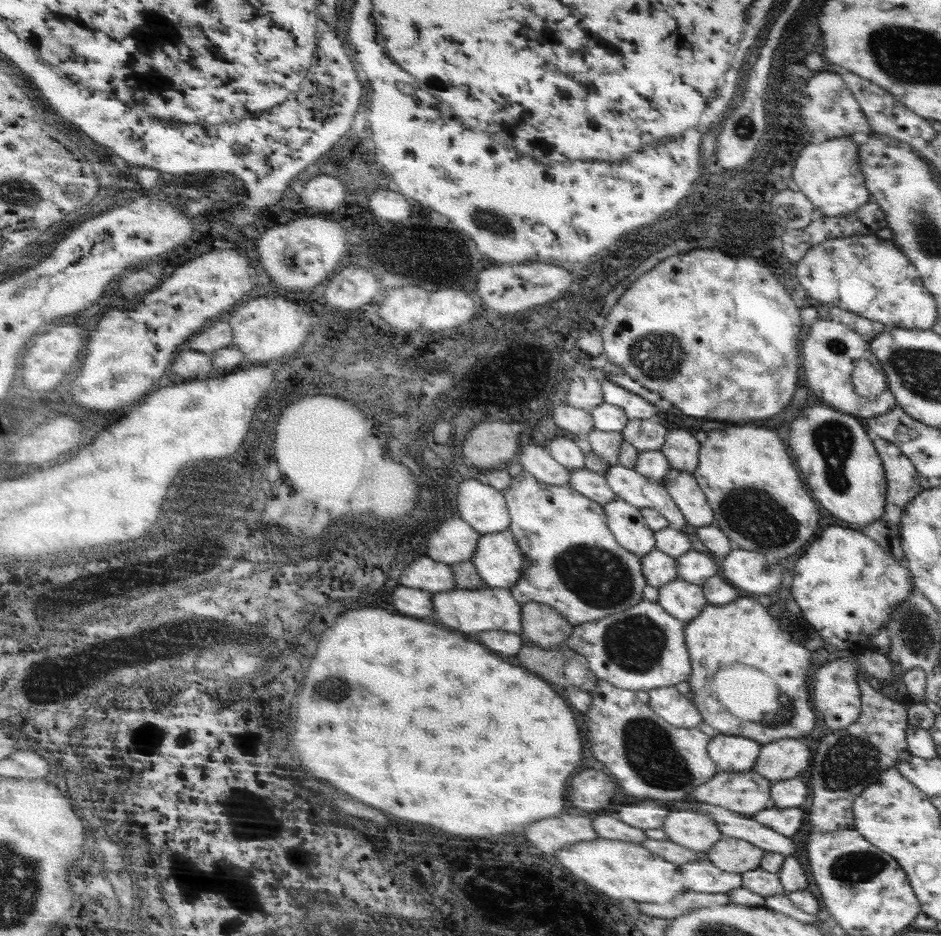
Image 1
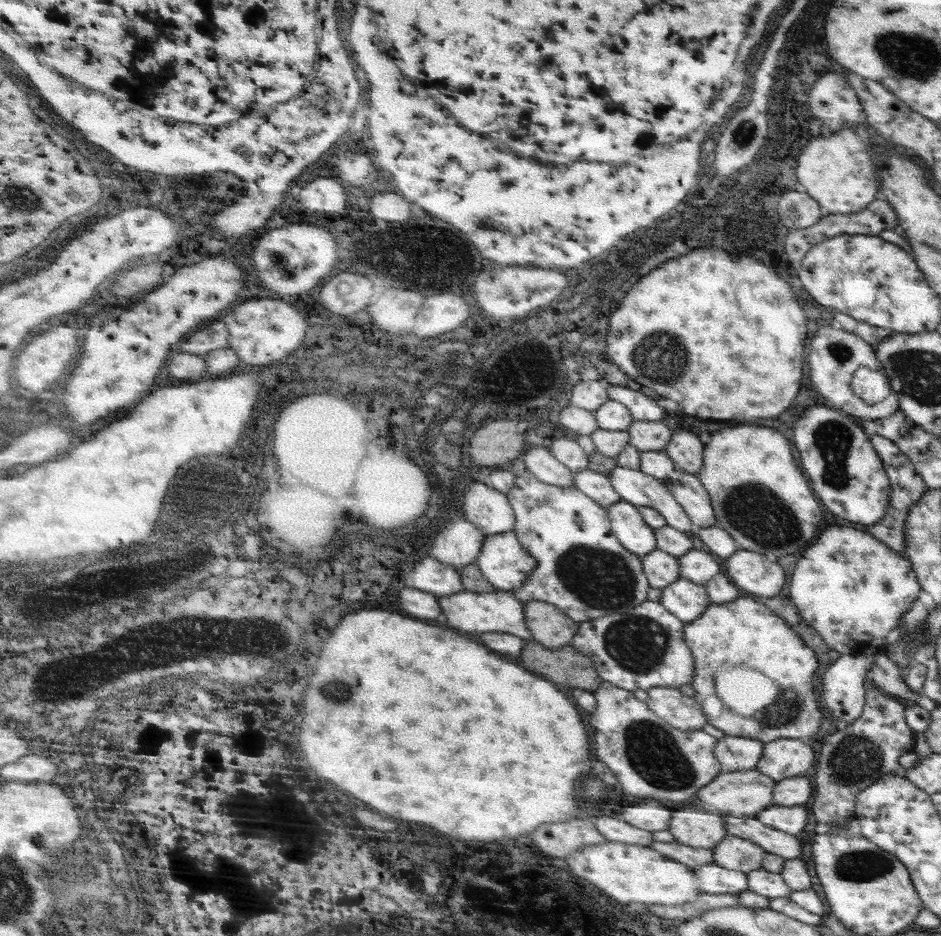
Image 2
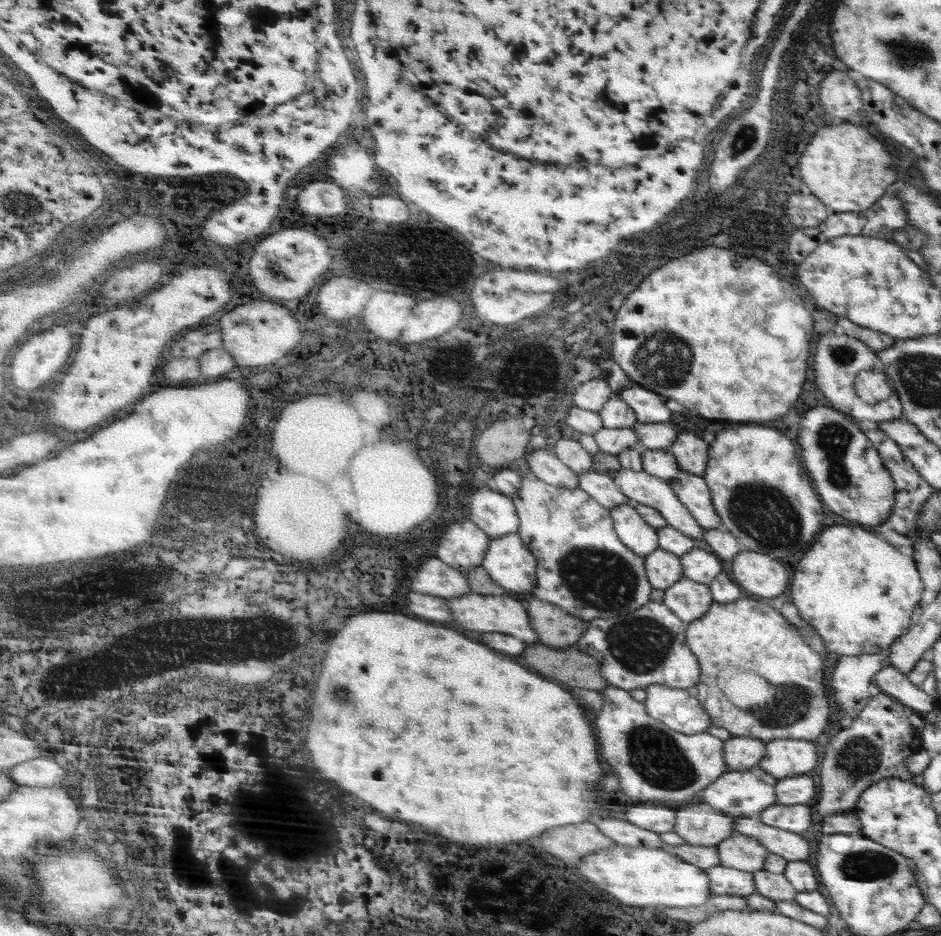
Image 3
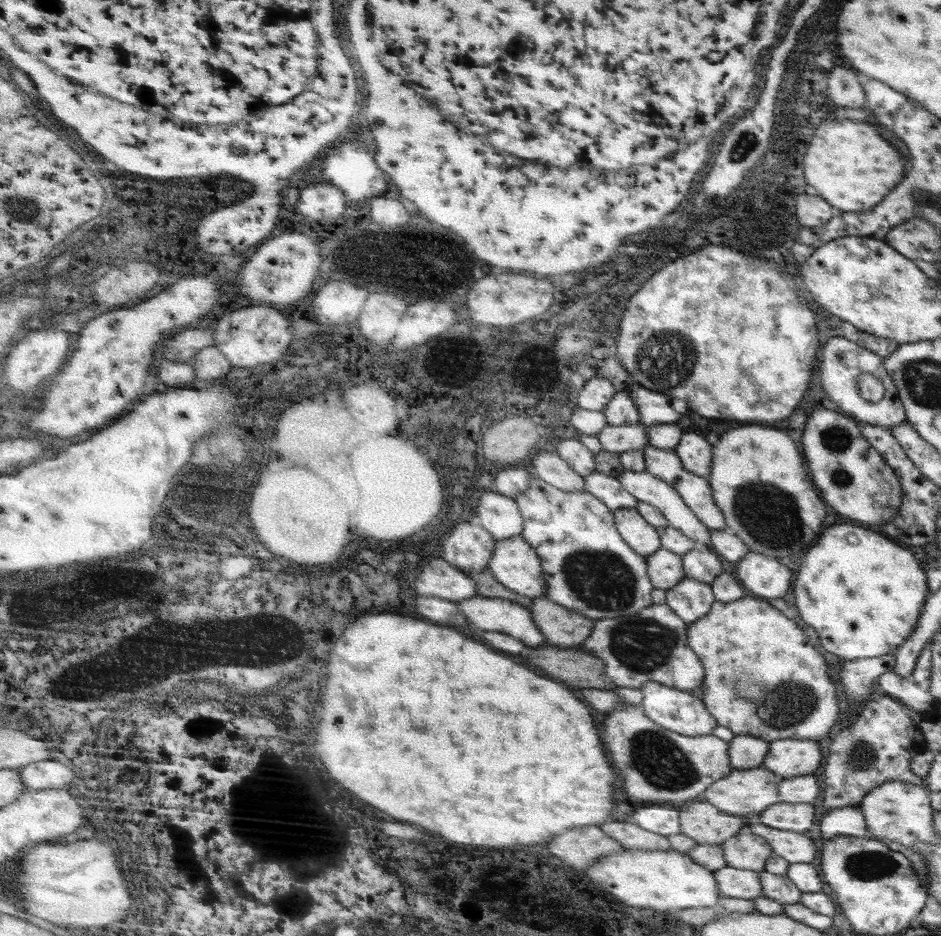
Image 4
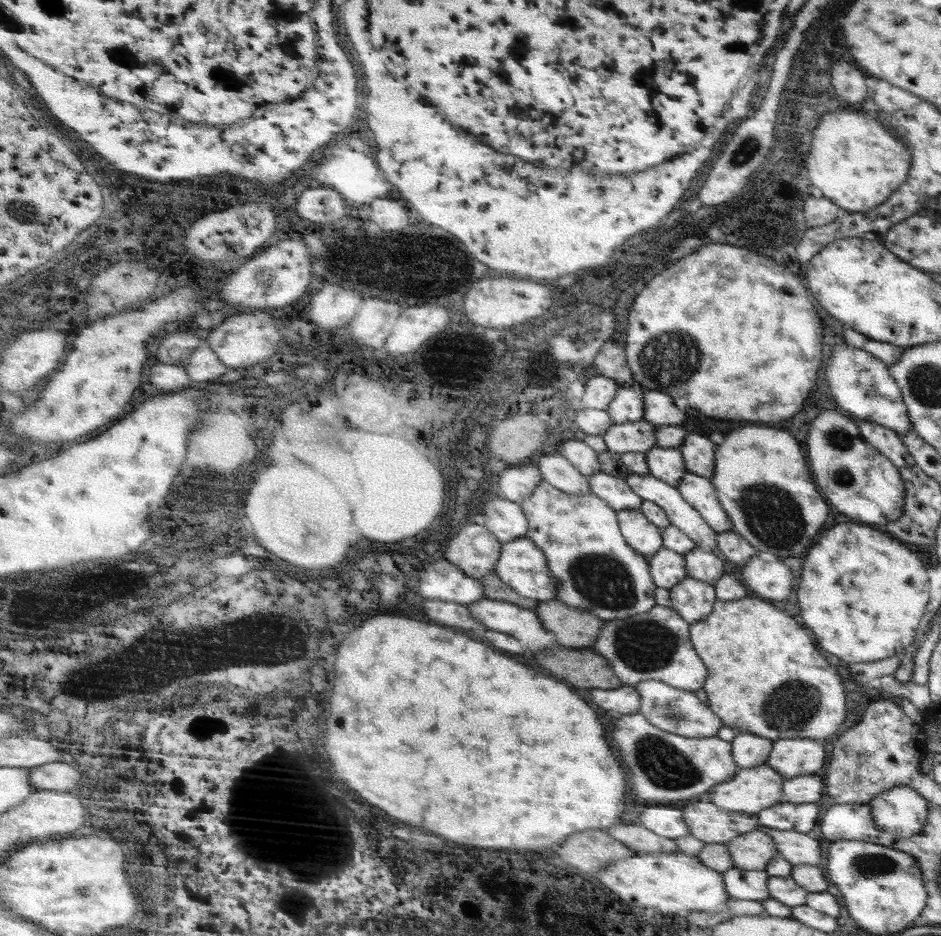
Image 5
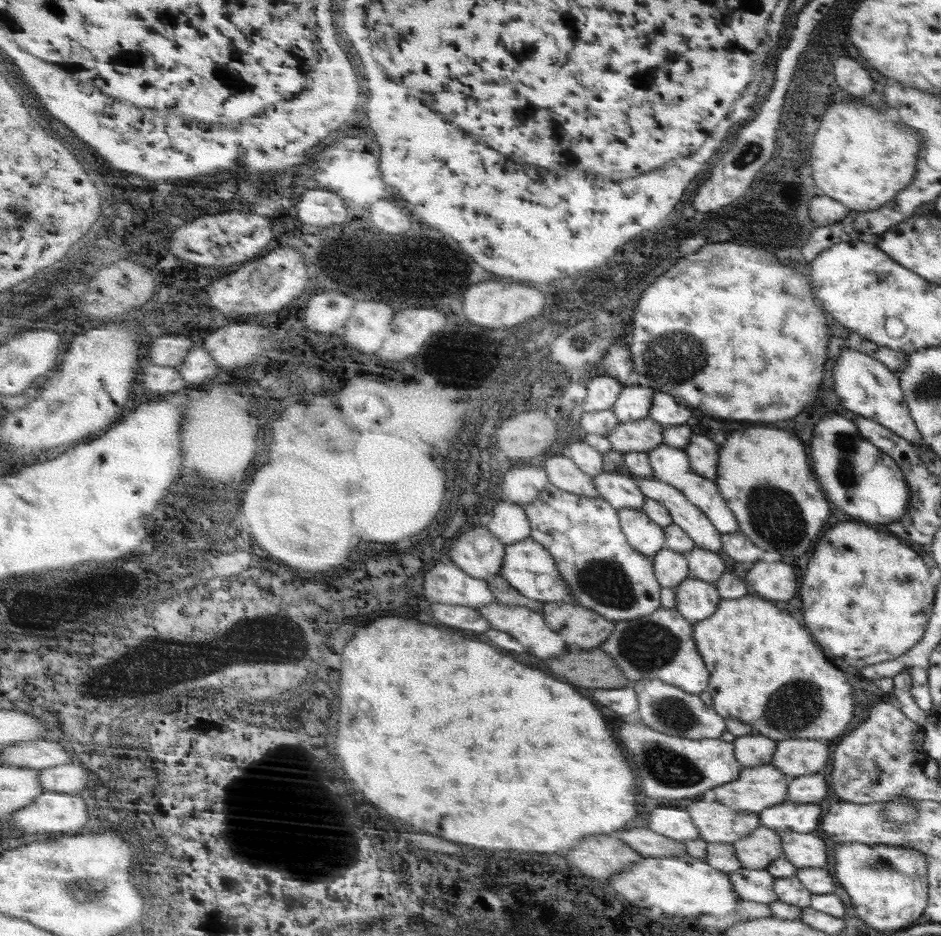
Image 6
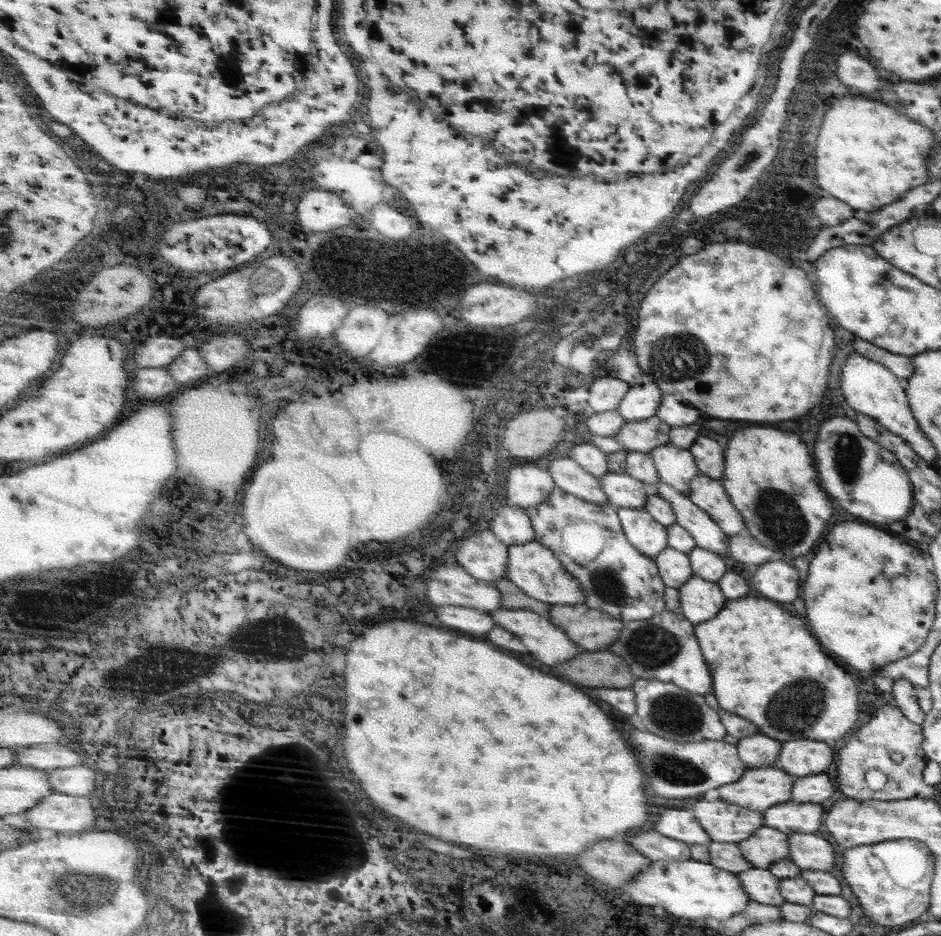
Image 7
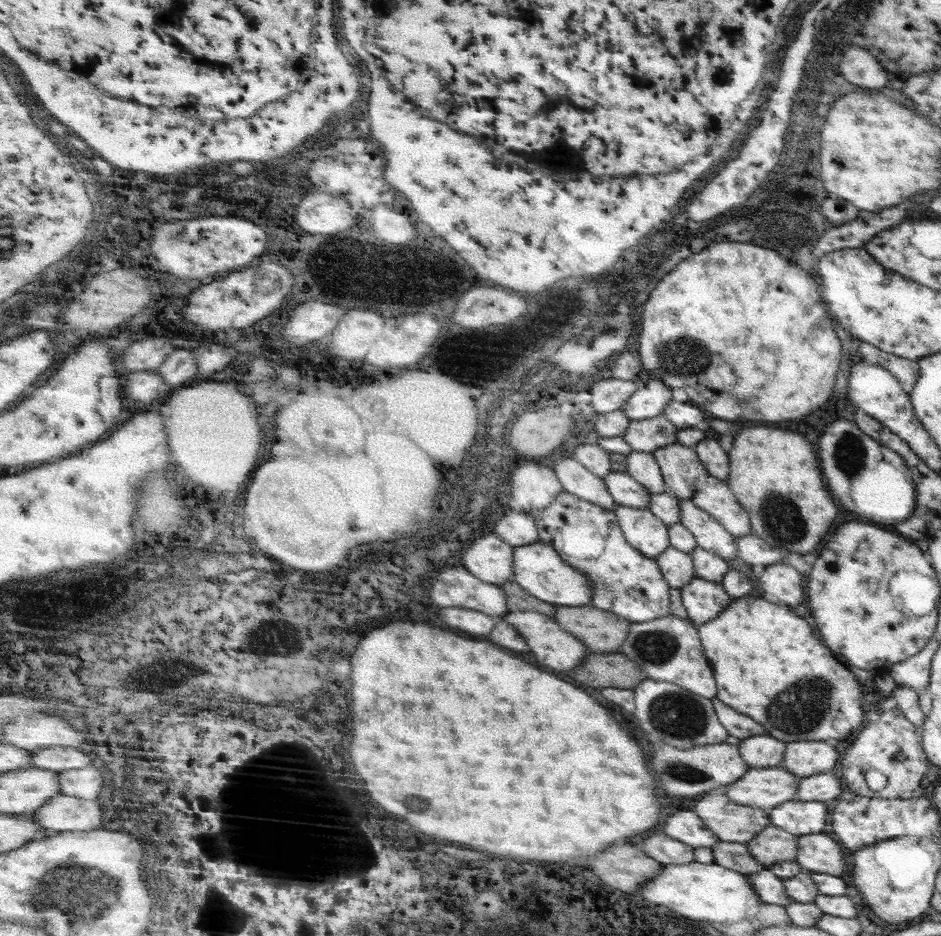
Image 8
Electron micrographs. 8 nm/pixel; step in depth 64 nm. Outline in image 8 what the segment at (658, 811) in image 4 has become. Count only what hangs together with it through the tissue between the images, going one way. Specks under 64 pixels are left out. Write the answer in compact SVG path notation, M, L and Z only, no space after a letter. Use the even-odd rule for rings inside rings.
M677 810L669 814L661 826L661 834L693 848L713 848L715 842L719 842L693 810Z

